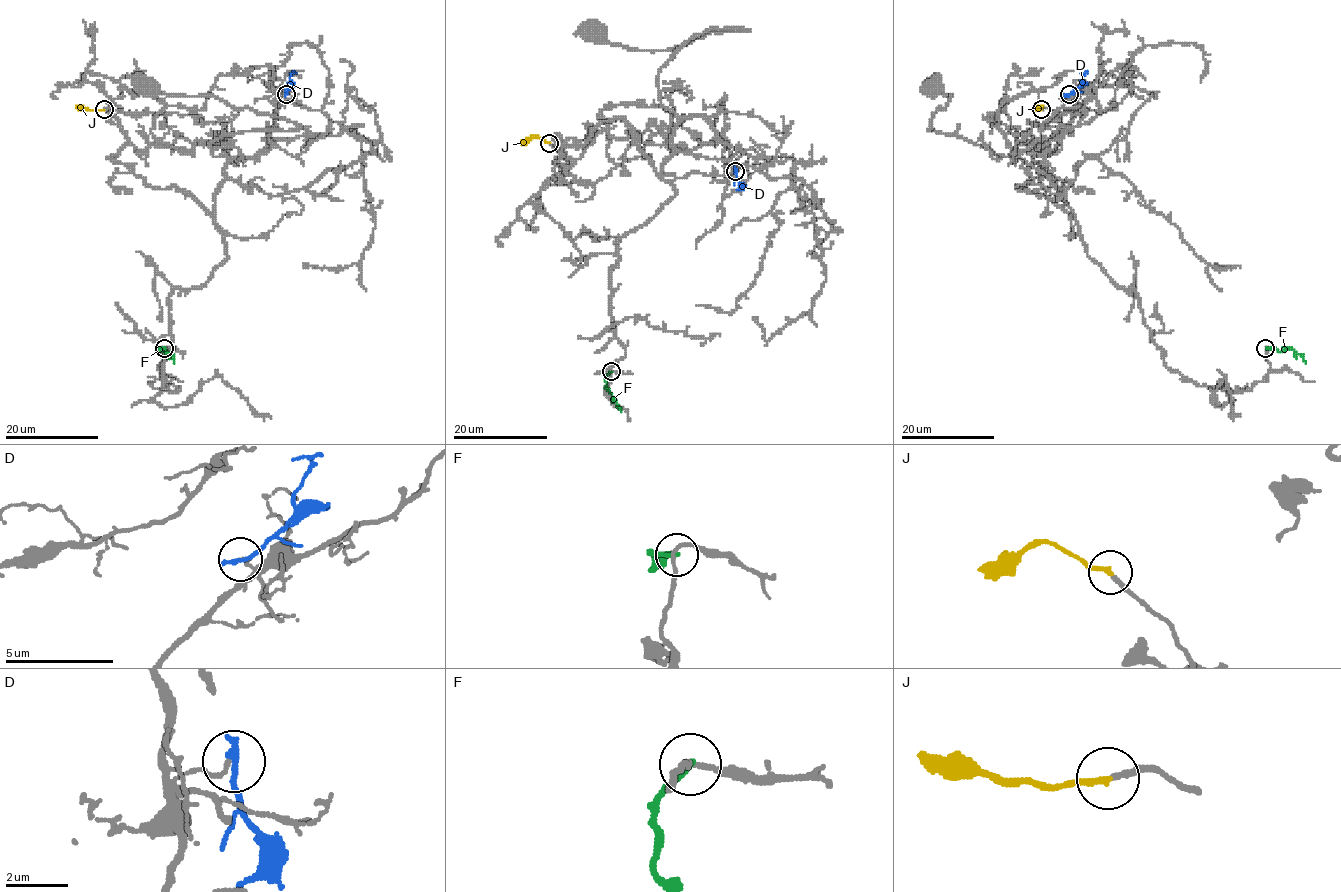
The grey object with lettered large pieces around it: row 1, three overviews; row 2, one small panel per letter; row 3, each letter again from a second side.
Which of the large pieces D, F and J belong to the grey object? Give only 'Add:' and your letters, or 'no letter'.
Add: J

